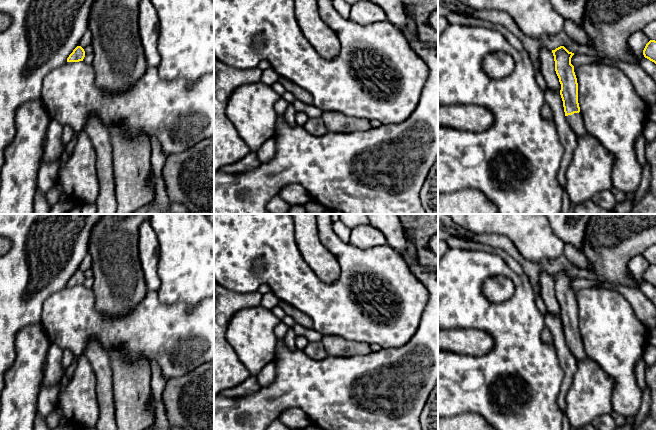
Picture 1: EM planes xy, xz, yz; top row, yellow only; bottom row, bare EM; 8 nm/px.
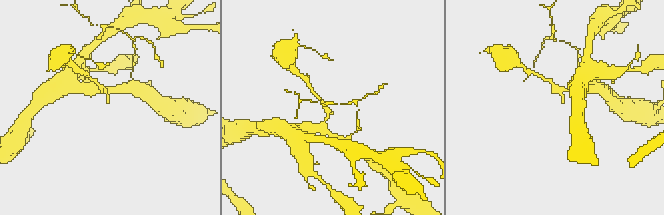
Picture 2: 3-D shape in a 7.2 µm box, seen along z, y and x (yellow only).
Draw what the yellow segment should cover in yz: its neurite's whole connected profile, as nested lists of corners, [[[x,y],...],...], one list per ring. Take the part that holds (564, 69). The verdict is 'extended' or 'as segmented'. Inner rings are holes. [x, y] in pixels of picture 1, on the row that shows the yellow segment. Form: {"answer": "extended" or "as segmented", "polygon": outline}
{"answer": "extended", "polygon": [[[564,46],[552,50],[552,53],[555,61],[555,71],[561,84],[560,95],[563,101],[565,116],[577,138],[580,138],[588,133],[580,113],[578,83],[574,66],[571,64],[571,58],[574,53],[569,52]]]}

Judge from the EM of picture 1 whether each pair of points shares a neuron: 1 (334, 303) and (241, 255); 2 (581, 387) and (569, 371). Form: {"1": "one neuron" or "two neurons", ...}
{"1": "one neuron", "2": "two neurons"}

